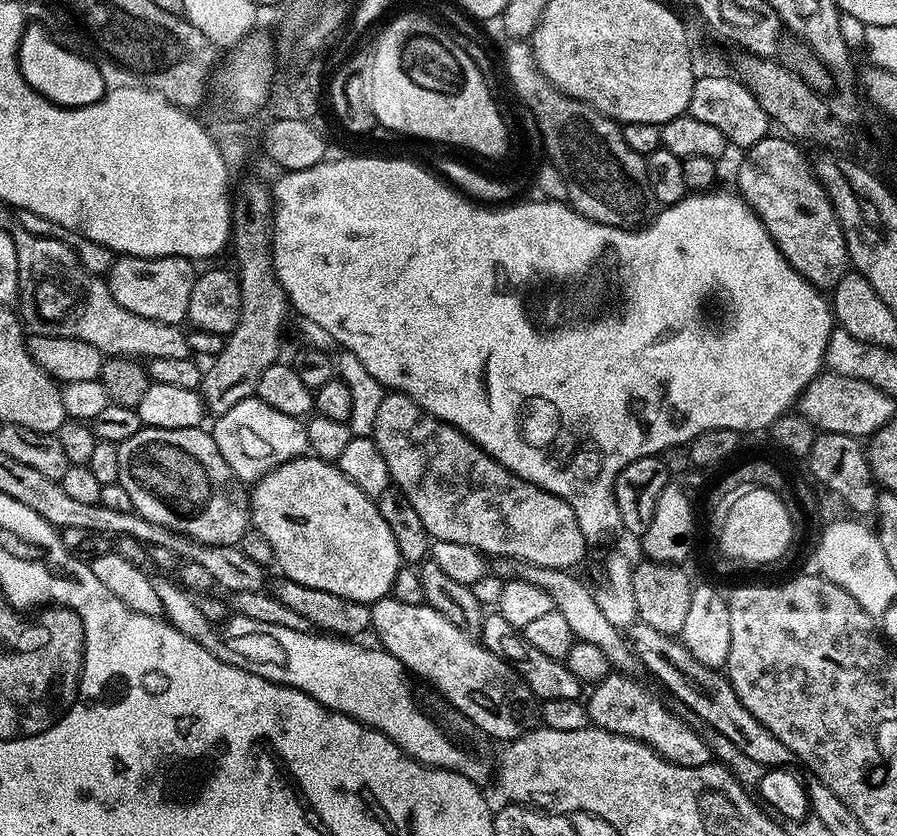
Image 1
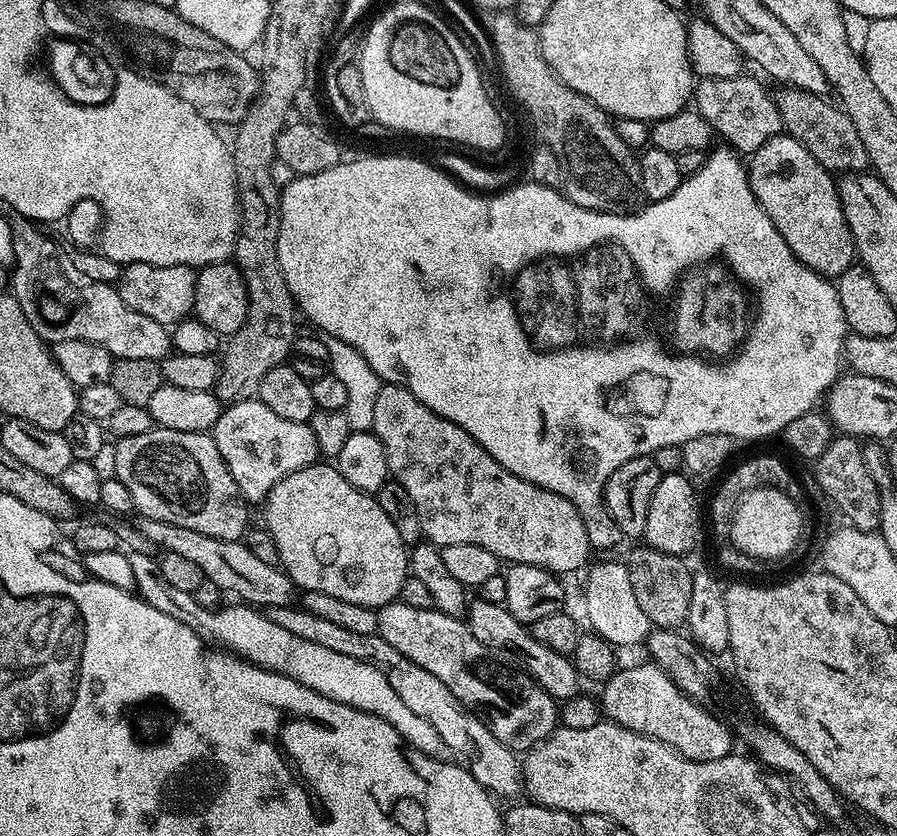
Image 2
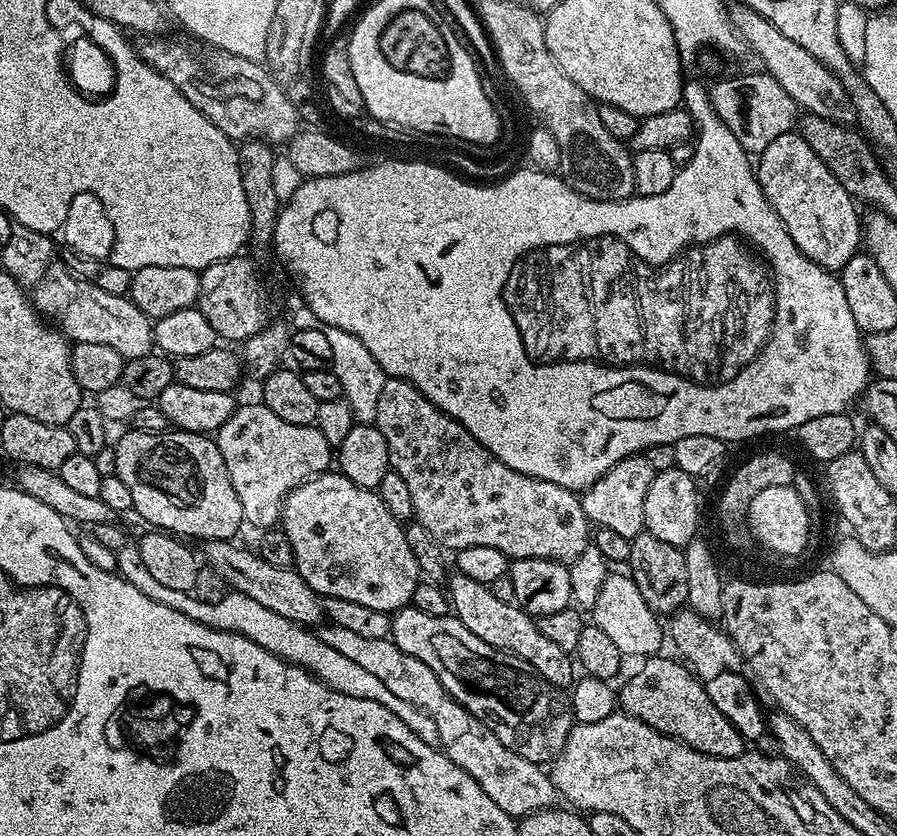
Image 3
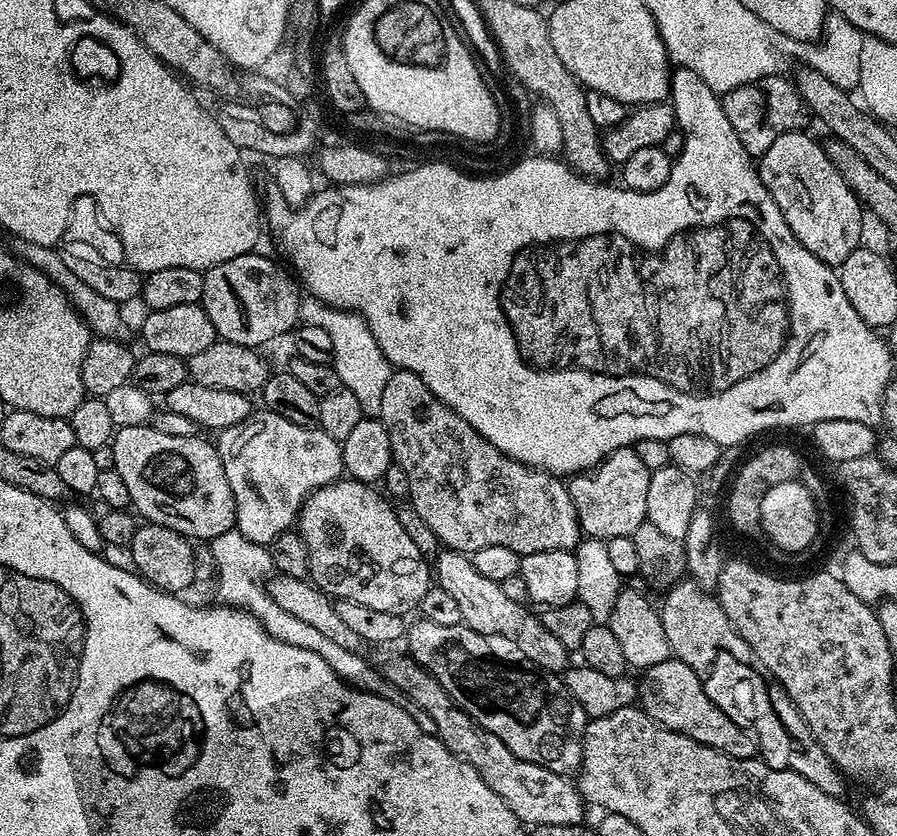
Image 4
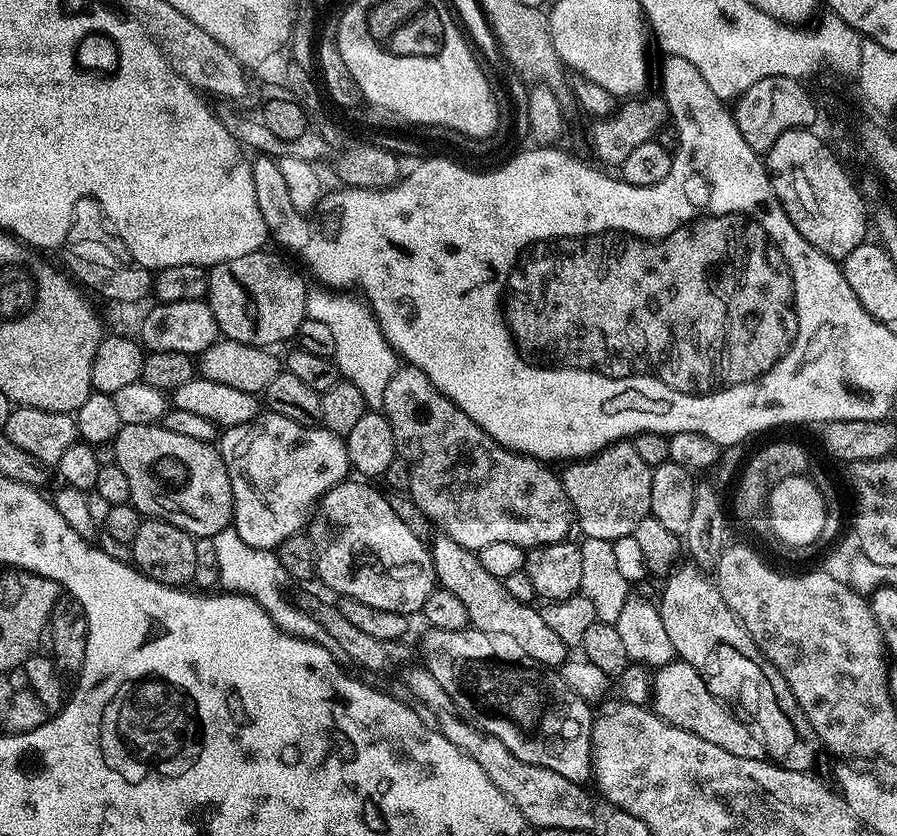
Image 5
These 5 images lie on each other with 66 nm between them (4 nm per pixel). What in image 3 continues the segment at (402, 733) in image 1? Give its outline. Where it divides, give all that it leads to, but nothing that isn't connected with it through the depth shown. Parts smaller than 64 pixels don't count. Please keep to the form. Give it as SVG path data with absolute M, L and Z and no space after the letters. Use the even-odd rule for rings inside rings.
M129 546L116 552L116 569L126 582L130 582L130 586L134 586L134 590L142 590L146 598L162 602L162 606L170 606L170 610L178 610L186 614L186 618L202 626L216 628L219 632L236 632L239 636L250 638L250 642L258 642L262 650L270 650L270 654L274 654L278 659L308 669L336 692L350 694L350 698L366 698L370 702L386 706L386 710L398 714L398 718L402 718L402 722L406 722L406 726L410 726L410 730L414 730L414 734L418 734L422 742L439 745L438 726L434 726L434 718L430 718L421 708L410 706L410 702L402 702L402 698L390 694L390 690L386 690L386 686L382 686L382 682L378 682L374 674L362 670L362 666L350 662L350 658L342 658L338 650L326 646L326 642L322 642L322 638L318 638L315 631L309 627L298 622L290 622L290 618L282 618L282 614L274 614L274 610L266 610L266 606L261 606L259 602L254 602L254 598L248 598L241 592L229 591L220 602L207 605L206 602L196 600L192 592L170 590L169 587L162 586L150 571L146 570L136 546Z

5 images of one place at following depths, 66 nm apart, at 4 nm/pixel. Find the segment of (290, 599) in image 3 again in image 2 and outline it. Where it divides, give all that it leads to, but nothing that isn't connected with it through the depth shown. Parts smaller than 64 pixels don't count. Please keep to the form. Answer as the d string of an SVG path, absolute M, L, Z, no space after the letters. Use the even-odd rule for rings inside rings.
M141 516L131 517L132 524L139 534L144 534L157 548L187 561L194 562L201 571L204 580L214 583L220 591L237 601L249 606L255 606L261 610L269 608L289 607L295 605L298 600L298 589L283 567L261 562L258 557L249 550L247 543L240 540L223 540L222 538L210 538L210 534L198 534L198 530L186 530L186 526L174 526L170 522L158 522L158 518Z

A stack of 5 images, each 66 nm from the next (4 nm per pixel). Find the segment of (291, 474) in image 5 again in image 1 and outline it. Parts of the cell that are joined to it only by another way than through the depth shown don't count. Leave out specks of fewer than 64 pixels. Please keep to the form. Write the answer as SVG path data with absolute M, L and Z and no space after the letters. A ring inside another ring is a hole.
M255 395L247 396L238 402L238 406L230 406L226 414L215 417L211 422L212 437L218 450L222 450L222 458L226 458L226 466L230 466L242 482L260 480L267 472L273 472L278 466L296 460L309 451L305 421L299 416L273 410L266 406L266 402L257 400Z

